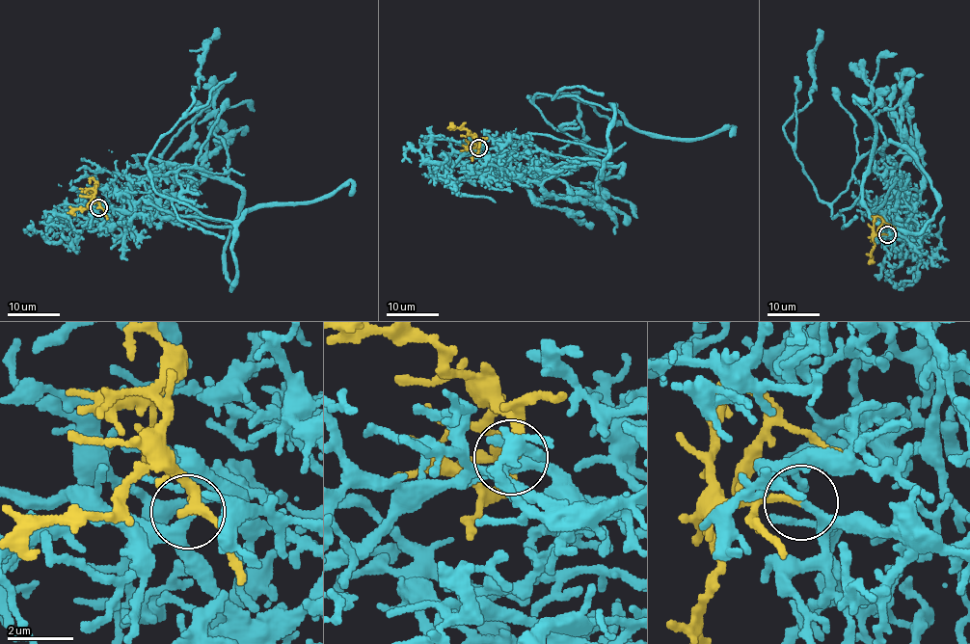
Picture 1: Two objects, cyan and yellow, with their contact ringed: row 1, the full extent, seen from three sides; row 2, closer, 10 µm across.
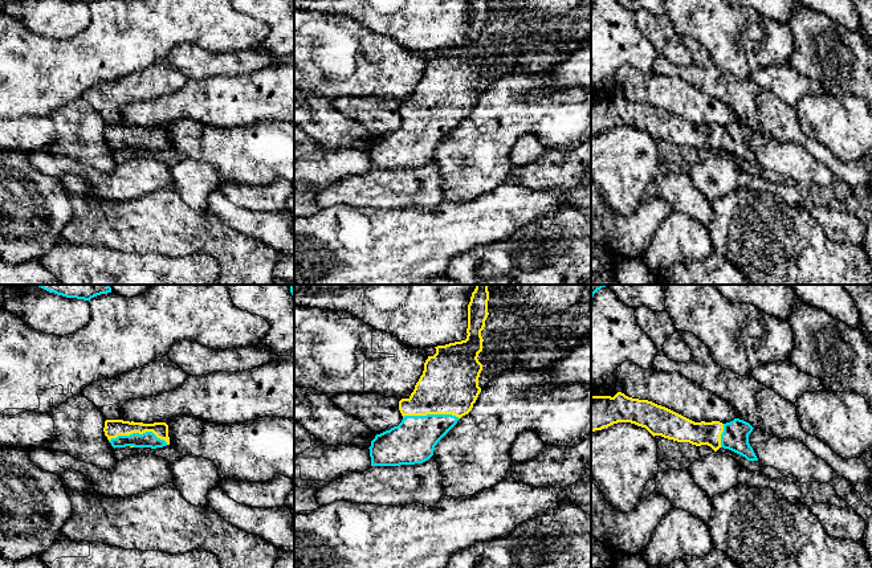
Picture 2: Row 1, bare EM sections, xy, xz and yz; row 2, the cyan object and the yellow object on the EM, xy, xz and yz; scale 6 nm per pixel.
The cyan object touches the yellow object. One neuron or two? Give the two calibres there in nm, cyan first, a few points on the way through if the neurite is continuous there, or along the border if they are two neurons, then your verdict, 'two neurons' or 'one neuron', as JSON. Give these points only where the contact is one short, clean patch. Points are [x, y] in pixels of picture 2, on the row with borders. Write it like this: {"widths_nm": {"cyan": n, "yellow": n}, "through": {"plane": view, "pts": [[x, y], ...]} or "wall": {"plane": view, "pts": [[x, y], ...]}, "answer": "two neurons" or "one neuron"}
{"widths_nm": {"cyan": 100, "yellow": 110}, "through": {"plane": "xy", "pts": [[147, 440], [138, 433], [119, 433], [113, 428]]}, "answer": "one neuron"}

